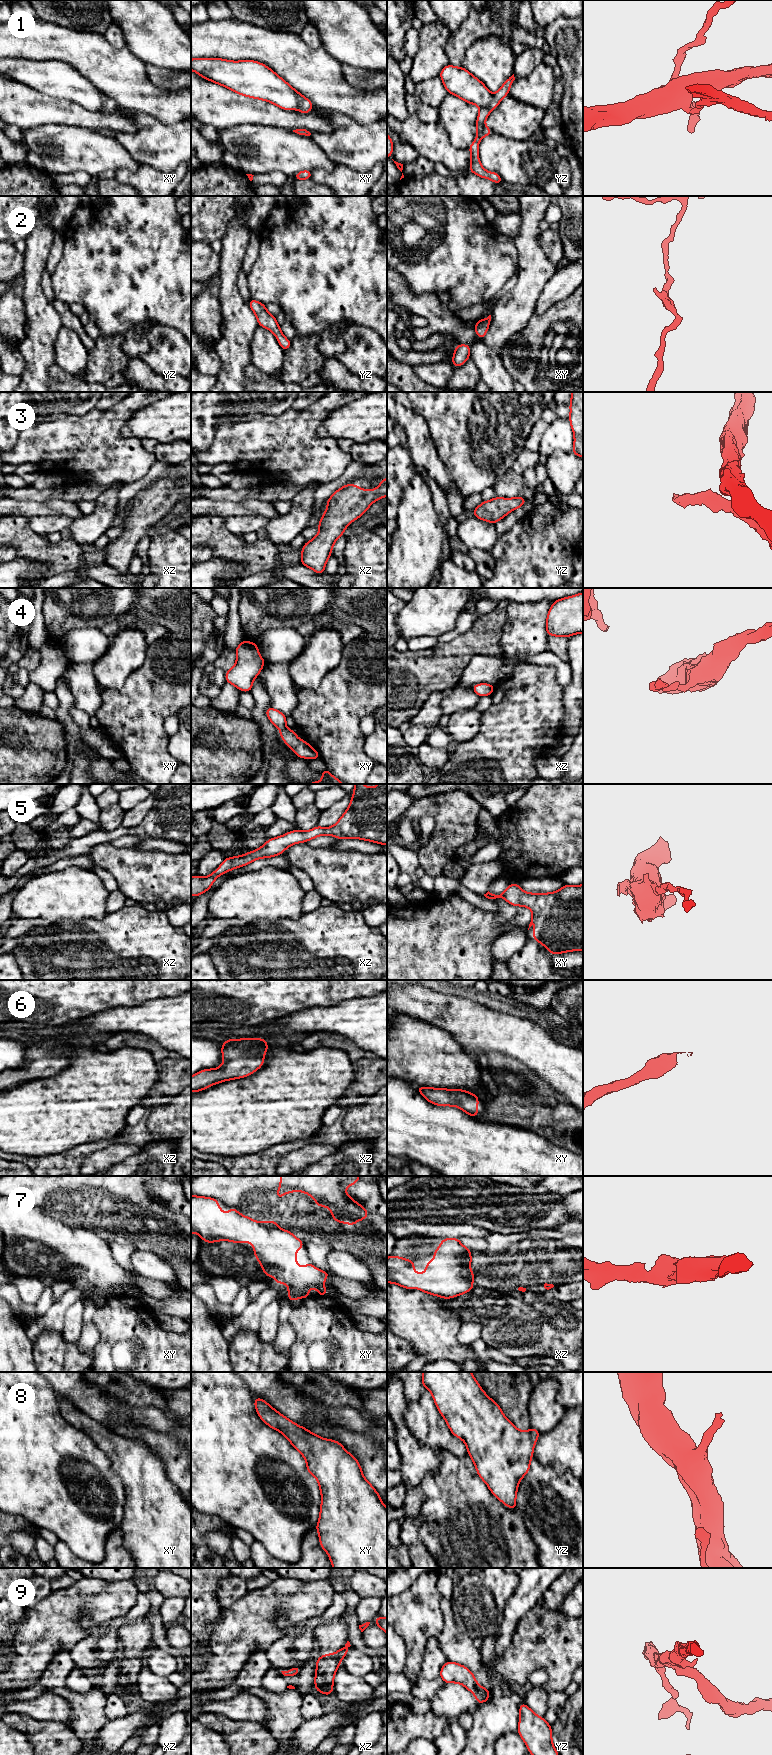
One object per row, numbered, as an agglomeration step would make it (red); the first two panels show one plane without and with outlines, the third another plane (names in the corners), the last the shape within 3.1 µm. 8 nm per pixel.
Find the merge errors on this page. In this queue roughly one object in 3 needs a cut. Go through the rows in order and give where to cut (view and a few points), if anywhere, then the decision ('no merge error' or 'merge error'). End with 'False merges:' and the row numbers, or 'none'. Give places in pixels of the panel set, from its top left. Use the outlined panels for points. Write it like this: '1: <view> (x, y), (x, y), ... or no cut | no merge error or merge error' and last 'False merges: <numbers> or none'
1: yz (492, 95), (490, 104), (481, 108) | merge error
2: no cut | no merge error
3: no cut | no merge error
4: no cut | no merge error
5: no cut | no merge error
6: no cut | no merge error
7: xz (471, 1257), (465, 1261), (462, 1273), (472, 1283) | merge error
8: no cut | no merge error
9: yz (478, 1685), (474, 1693) | merge error
False merges: 1, 7, 9

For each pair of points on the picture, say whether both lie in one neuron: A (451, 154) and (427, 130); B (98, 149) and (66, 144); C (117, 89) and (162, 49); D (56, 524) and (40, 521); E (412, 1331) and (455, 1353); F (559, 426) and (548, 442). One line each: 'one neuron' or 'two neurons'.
A: one neuron
B: one neuron
C: two neurons
D: one neuron
E: one neuron
F: one neuron

